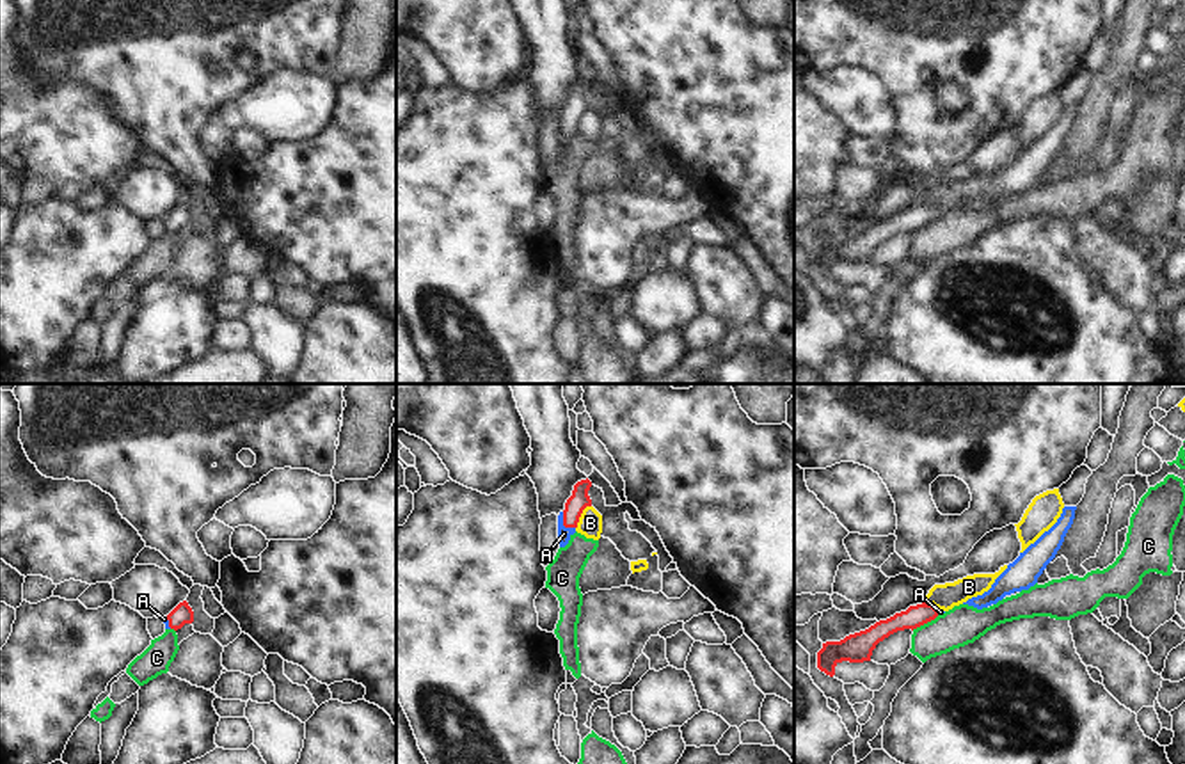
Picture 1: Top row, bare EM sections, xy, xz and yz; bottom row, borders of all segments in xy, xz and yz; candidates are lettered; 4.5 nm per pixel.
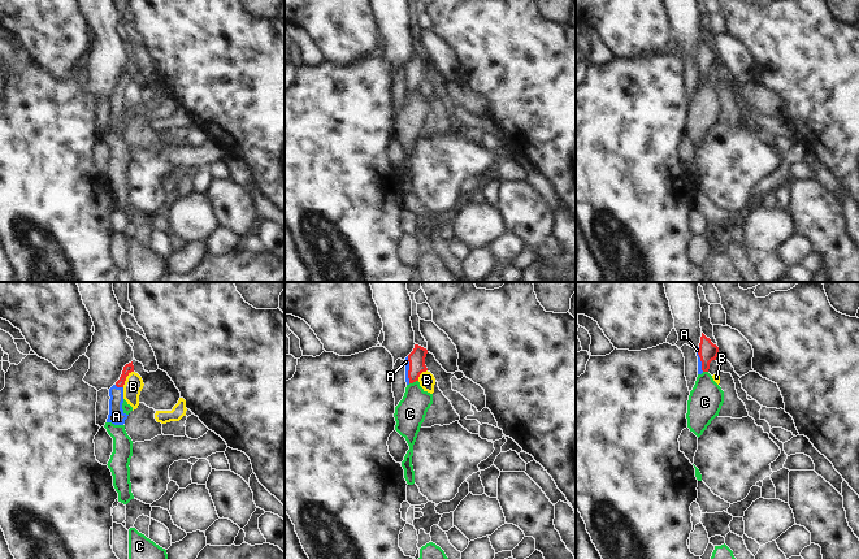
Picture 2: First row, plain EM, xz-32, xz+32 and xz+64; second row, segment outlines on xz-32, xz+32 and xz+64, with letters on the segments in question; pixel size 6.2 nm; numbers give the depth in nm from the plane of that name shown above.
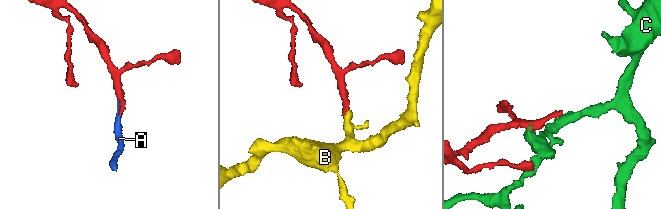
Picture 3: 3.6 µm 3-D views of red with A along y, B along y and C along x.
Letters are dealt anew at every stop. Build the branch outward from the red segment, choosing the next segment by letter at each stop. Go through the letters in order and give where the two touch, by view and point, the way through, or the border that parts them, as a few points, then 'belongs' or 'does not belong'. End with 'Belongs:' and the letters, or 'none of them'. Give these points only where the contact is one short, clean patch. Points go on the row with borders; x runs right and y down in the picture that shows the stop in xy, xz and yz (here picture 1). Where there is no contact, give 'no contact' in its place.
A: xz (564, 525) | across xz (580, 500), (564, 525), (564, 533) | belongs
B: xz (580, 516) | along xz (590, 505), (583, 510), (576, 528) | does not belong
C: yz (924, 622) | along yz (938, 615), (912, 629) | does not belong
Belongs: A

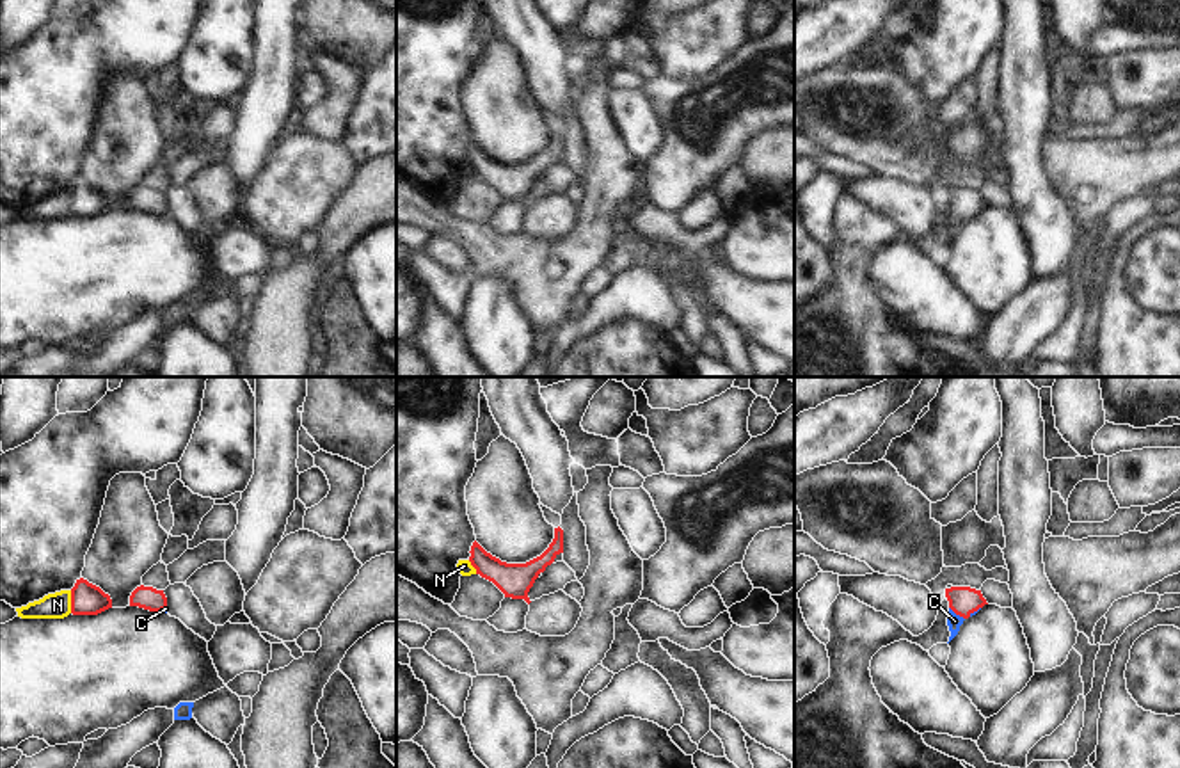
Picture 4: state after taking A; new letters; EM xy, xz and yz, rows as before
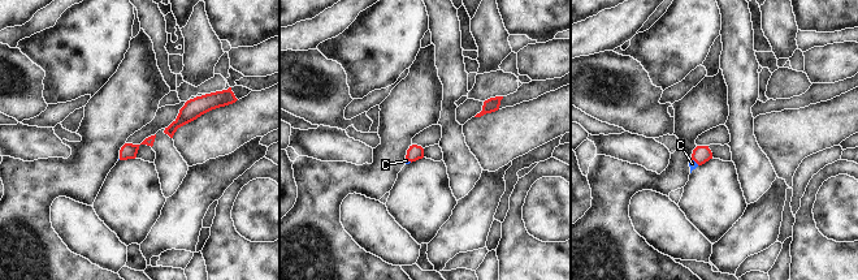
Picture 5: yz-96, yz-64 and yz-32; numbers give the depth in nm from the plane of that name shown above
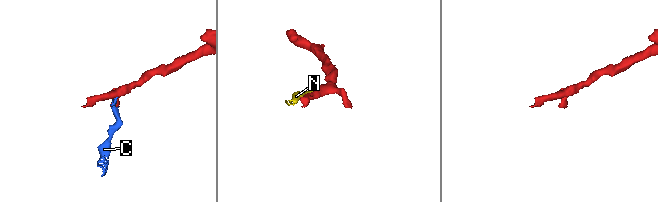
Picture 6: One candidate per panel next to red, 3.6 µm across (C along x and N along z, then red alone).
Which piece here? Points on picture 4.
C: yz (956, 614) | across yz (964, 601), (956, 614), (955, 621) | belongs
N: xy (71, 601) | does not belong
Belongs: C

